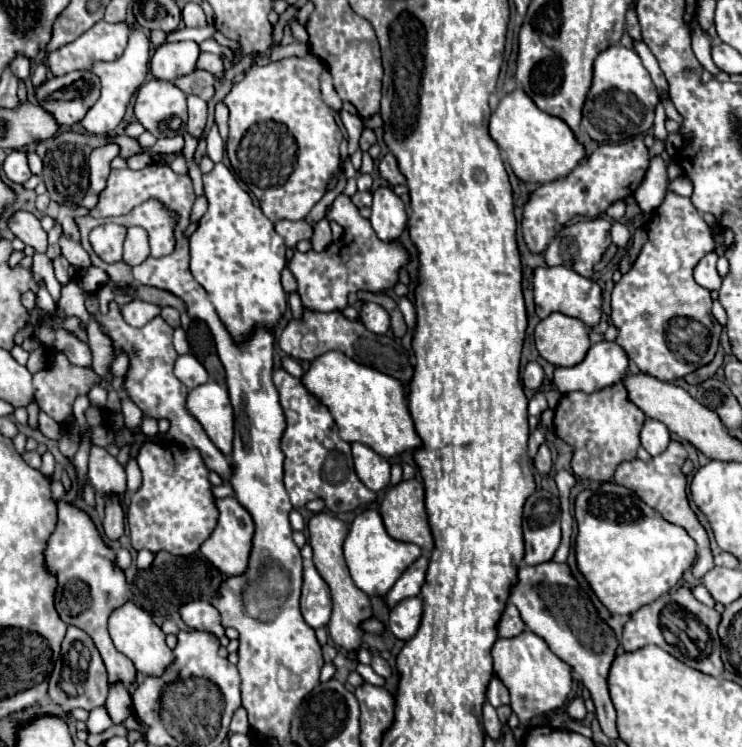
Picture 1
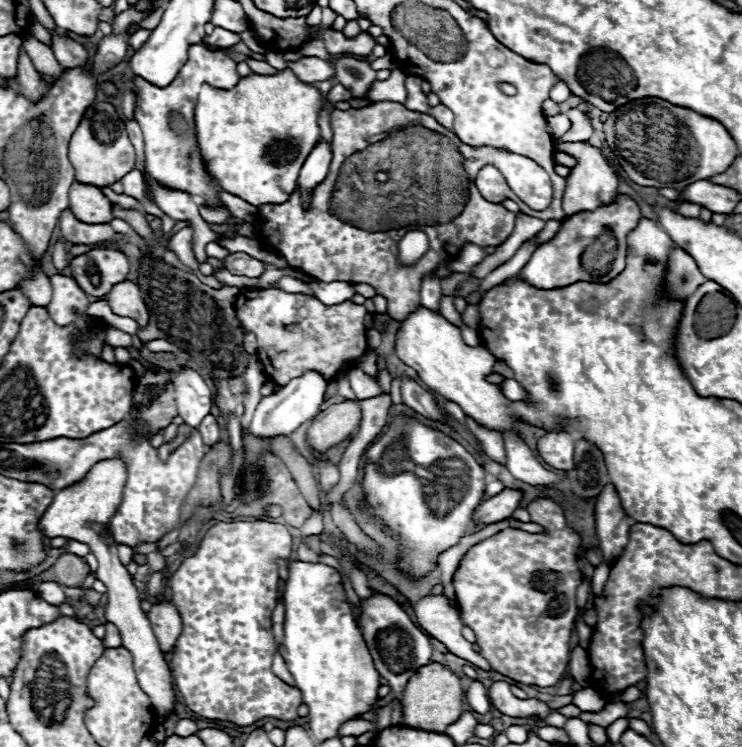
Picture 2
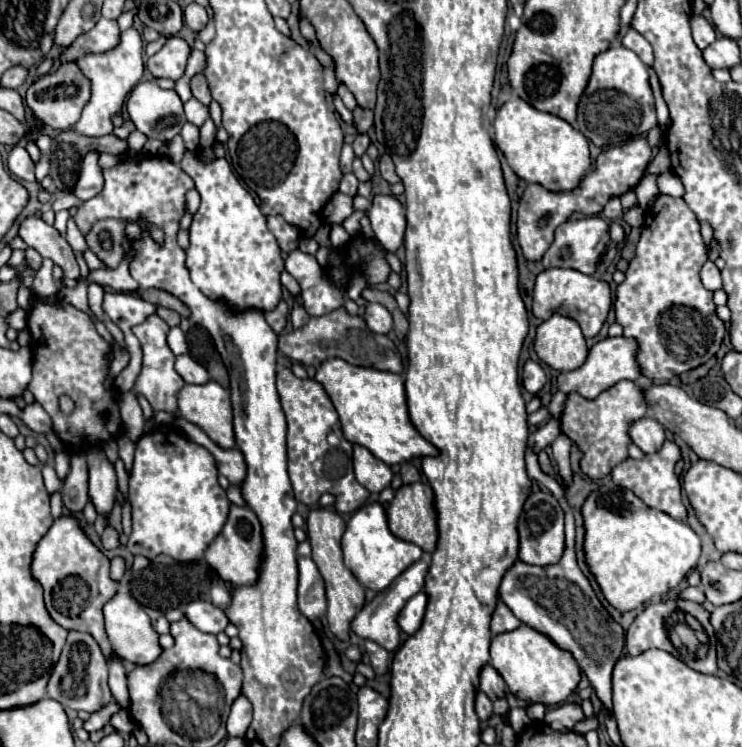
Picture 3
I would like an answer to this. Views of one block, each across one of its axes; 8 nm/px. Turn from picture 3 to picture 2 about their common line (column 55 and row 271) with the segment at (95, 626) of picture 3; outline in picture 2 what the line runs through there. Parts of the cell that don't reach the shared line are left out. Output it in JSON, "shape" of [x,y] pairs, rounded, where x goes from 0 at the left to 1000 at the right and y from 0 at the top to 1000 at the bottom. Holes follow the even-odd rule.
{"shape":[[[833,260],[825,273],[760,292],[755,311],[744,321],[739,321],[739,327],[728,327],[728,332],[722,332],[701,367],[717,383],[733,388],[757,386],[782,375],[819,378],[841,361],[844,316],[857,305],[863,292],[865,286],[860,273],[841,260]]]}

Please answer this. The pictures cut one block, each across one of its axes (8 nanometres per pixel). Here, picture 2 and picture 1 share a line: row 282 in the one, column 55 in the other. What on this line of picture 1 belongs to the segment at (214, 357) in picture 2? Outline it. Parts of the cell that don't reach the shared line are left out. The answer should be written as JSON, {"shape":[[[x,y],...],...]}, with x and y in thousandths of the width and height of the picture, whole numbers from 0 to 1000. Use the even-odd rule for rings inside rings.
{"shape":[[[84,177],[73,185],[67,185],[62,190],[62,209],[59,209],[59,230],[57,230],[57,238],[59,238],[59,246],[62,246],[62,254],[65,254],[65,262],[67,268],[73,268],[78,276],[97,276],[97,278],[105,278],[113,260],[119,257],[119,249],[121,249],[121,230],[119,230],[119,209],[127,198],[132,195],[140,195],[146,190],[156,190],[162,193],[164,203],[162,209],[164,212],[175,212],[181,206],[189,206],[189,203],[199,203],[197,198],[191,198],[186,193],[186,187],[164,179],[164,182],[154,182],[154,185],[140,185],[140,182],[116,182],[116,179],[100,179],[100,177]]]}

